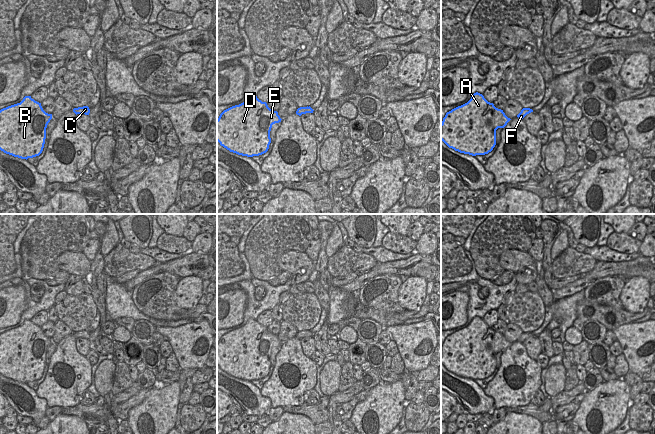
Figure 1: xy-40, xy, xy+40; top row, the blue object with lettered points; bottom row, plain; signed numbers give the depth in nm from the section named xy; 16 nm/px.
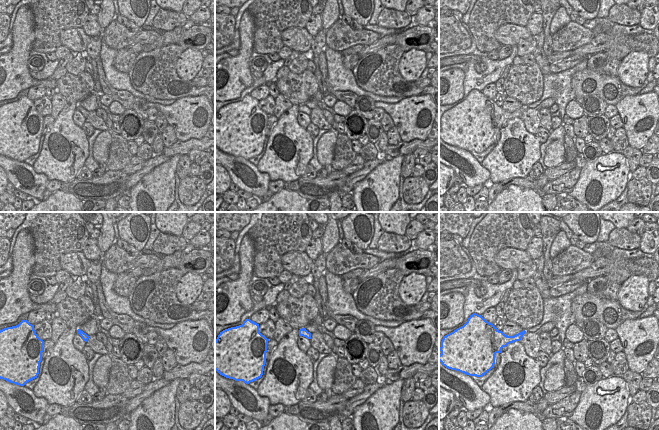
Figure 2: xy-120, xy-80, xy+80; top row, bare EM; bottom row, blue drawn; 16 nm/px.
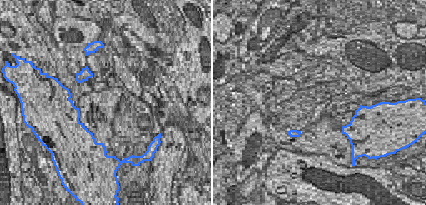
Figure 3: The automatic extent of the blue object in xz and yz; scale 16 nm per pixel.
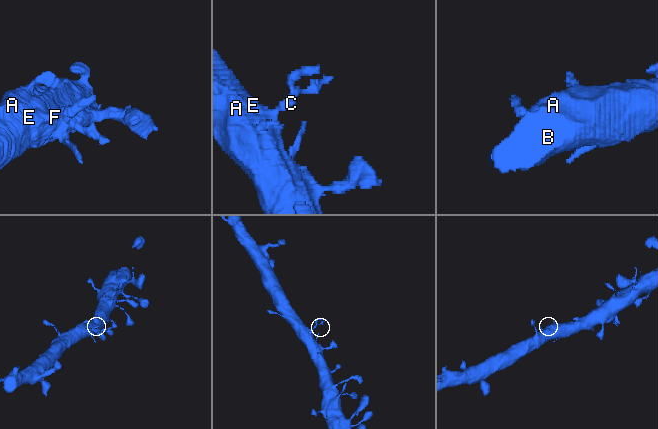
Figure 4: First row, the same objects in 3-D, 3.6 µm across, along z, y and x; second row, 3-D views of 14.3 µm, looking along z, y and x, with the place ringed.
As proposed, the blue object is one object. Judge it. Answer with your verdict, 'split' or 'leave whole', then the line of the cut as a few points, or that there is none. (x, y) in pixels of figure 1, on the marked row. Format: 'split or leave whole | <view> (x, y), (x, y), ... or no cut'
leave whole | no cut

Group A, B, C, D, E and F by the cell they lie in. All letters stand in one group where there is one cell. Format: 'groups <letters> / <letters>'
groups A B C D E F

